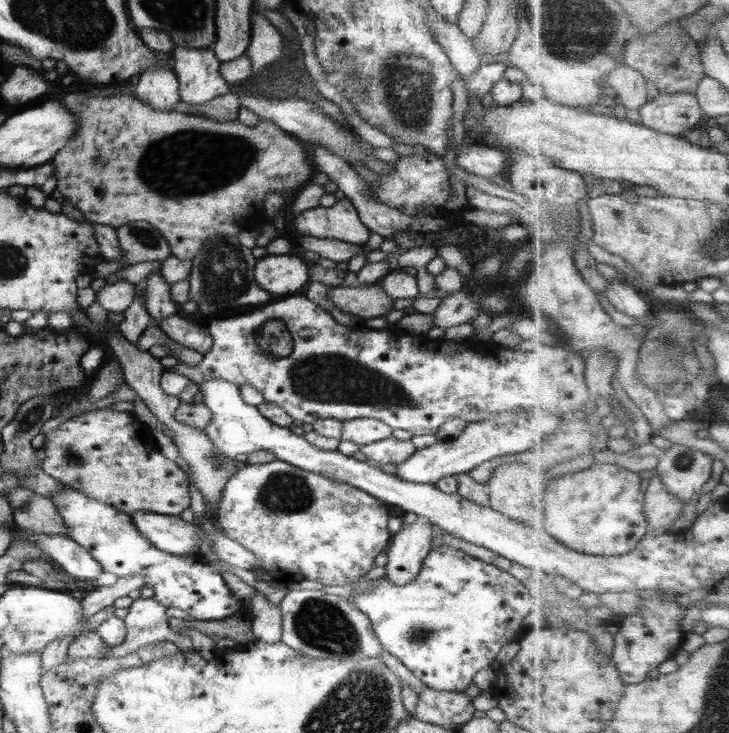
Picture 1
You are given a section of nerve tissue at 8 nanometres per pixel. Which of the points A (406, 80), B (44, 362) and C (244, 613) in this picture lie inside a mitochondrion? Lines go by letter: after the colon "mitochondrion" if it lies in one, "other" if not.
A: mitochondrion
B: other
C: other

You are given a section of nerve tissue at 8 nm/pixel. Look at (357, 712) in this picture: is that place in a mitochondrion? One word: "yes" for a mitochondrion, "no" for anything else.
yes

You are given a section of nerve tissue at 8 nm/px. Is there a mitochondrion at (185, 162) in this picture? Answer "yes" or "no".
yes

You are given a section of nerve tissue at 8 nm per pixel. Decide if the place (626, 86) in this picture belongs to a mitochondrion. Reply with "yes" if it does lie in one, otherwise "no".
no

